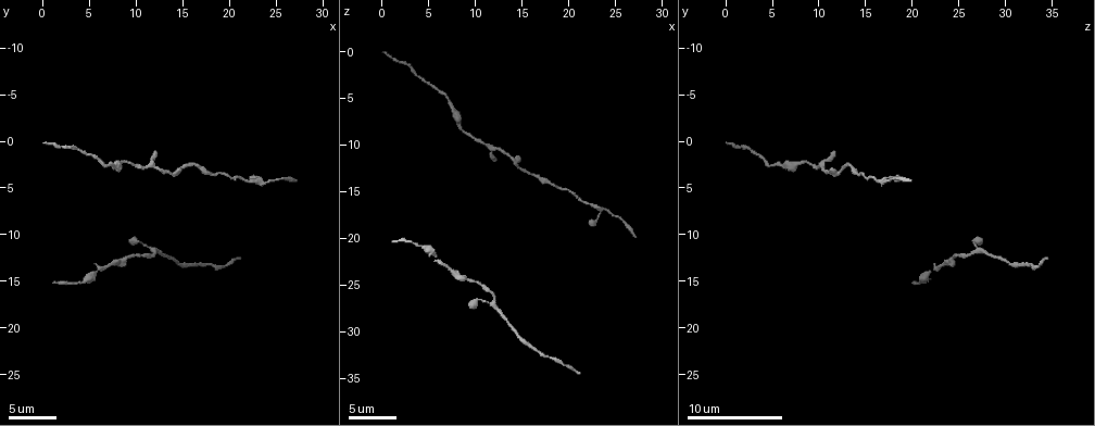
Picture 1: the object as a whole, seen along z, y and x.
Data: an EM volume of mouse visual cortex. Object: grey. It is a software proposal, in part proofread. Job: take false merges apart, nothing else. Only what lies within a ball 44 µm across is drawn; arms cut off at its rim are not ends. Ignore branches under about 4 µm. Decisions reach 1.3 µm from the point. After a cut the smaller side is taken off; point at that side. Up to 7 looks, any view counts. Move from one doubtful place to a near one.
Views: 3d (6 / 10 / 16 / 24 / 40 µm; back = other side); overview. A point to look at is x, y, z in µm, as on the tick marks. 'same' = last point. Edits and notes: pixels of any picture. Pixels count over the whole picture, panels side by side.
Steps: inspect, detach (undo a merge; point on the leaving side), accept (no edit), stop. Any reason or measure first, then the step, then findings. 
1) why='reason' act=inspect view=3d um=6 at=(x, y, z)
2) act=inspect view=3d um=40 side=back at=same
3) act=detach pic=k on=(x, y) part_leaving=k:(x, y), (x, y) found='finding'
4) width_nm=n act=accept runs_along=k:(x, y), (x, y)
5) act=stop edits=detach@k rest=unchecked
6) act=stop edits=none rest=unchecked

why='calibre changes' act=inspect view=3d um=6 at=(7.6, 2.8, 6.2)

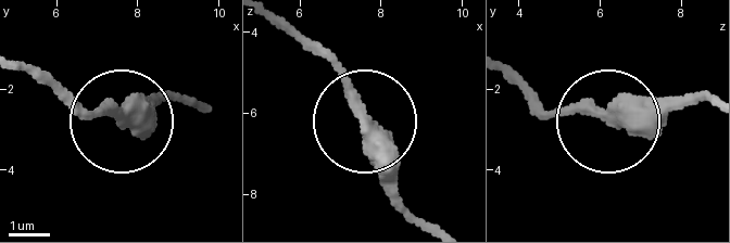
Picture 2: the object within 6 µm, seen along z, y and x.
act=inspect view=3d um=6 side=back at=(7.60, 2.55, 6.10)

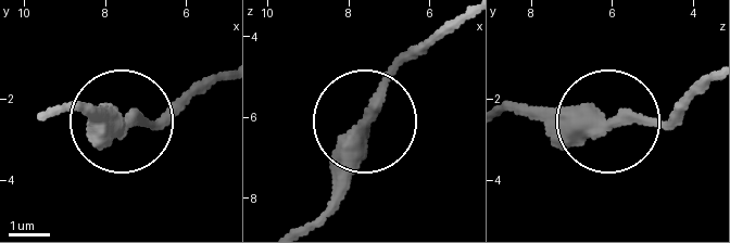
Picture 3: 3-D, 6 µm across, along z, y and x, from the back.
act=accept runs_along=3:(310, 221), (327, 201), (344, 138), (430, 38) found='all the same neuron'

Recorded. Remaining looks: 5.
why='two arms in line, one across' act=inspect view=3d um=10 at=(22.8, 4.2, 16.6)

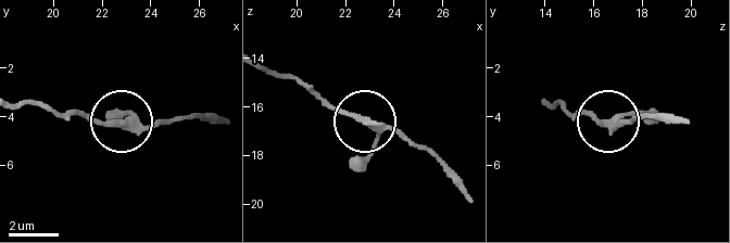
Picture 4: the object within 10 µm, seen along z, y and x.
side_arm_um=32 act=accept runs_along=4:(121, 118), (73, 112) found='all the same neuron'

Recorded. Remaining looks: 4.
act=inspect view=3d um=16 at=(11.8, 12.0, 26.4)

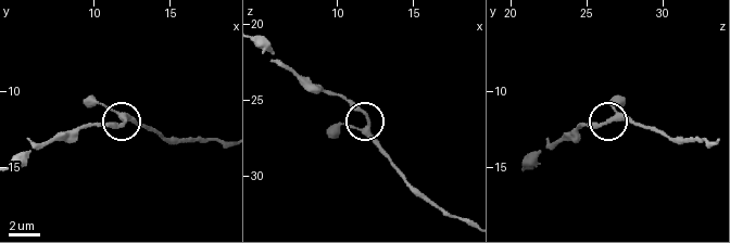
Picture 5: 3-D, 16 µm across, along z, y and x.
width_nm=260 act=accept found='all the same neuron'

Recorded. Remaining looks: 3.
act=stop edits=none rest=unchecked

